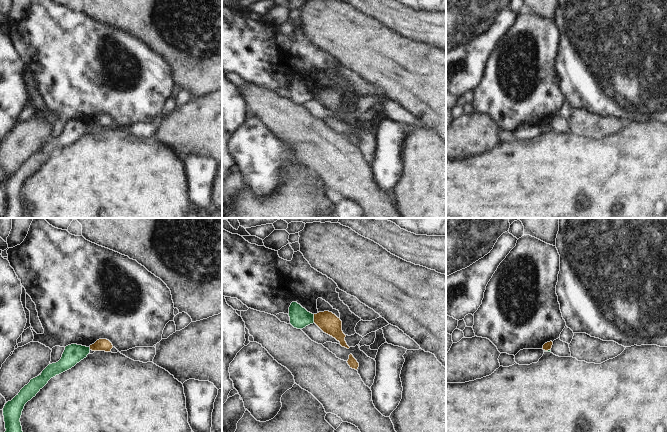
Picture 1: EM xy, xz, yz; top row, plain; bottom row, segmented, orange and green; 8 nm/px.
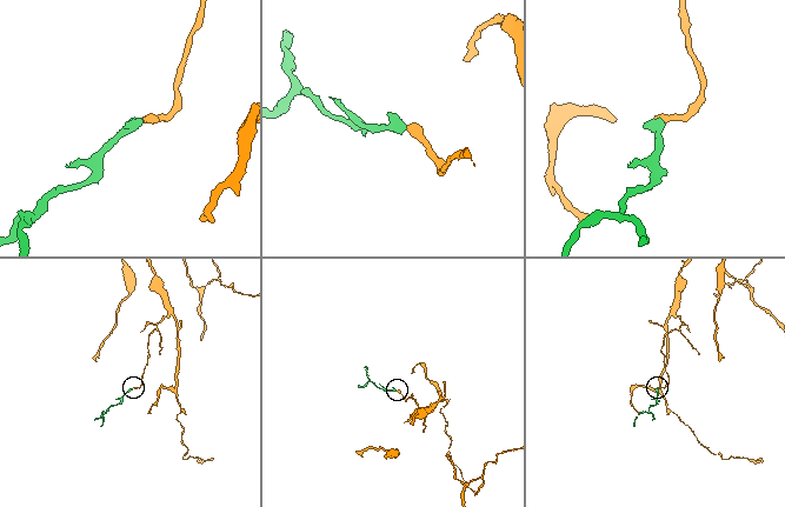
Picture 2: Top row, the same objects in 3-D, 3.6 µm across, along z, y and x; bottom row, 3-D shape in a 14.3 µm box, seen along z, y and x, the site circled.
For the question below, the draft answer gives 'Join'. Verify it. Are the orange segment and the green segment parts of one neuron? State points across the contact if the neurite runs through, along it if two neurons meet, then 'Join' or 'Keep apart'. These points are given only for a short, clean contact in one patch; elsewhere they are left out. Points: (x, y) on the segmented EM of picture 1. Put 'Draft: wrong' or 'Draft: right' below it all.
Boundary: xz (313, 314), (314, 322). Keep apart.
Draft: wrong

